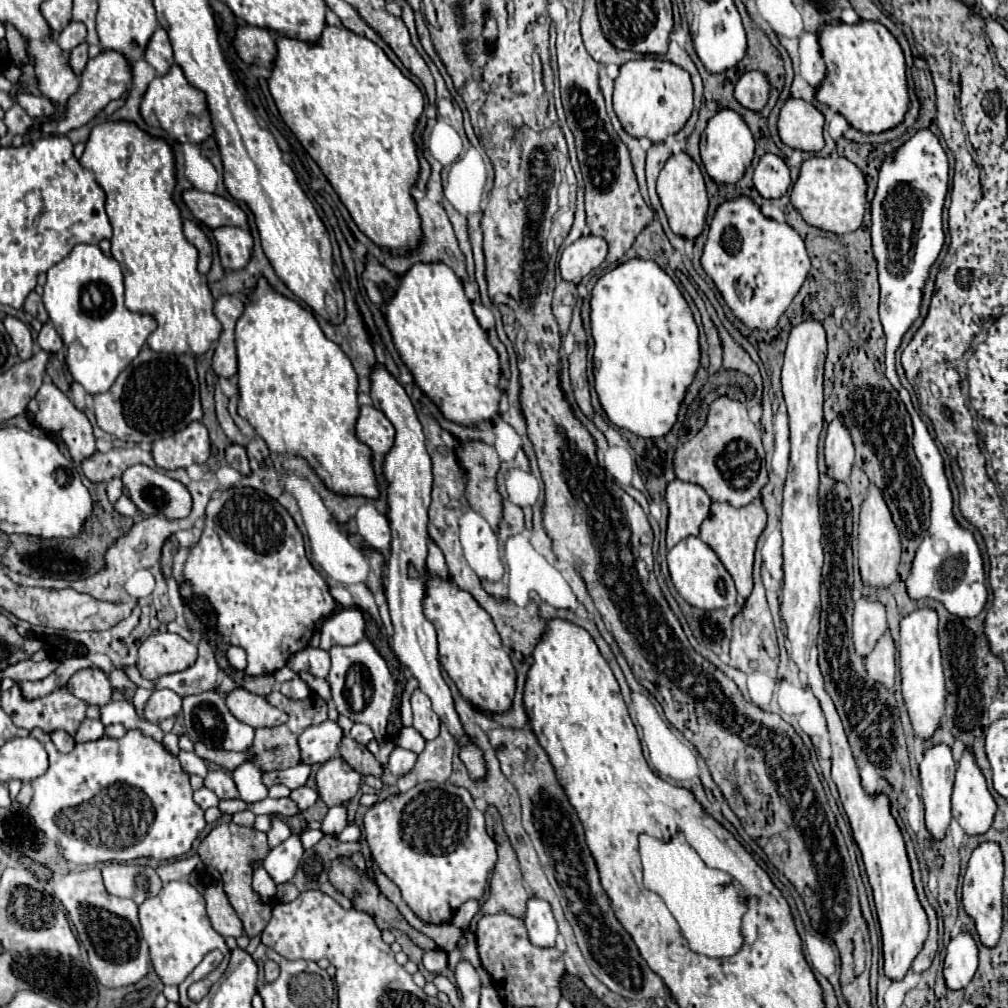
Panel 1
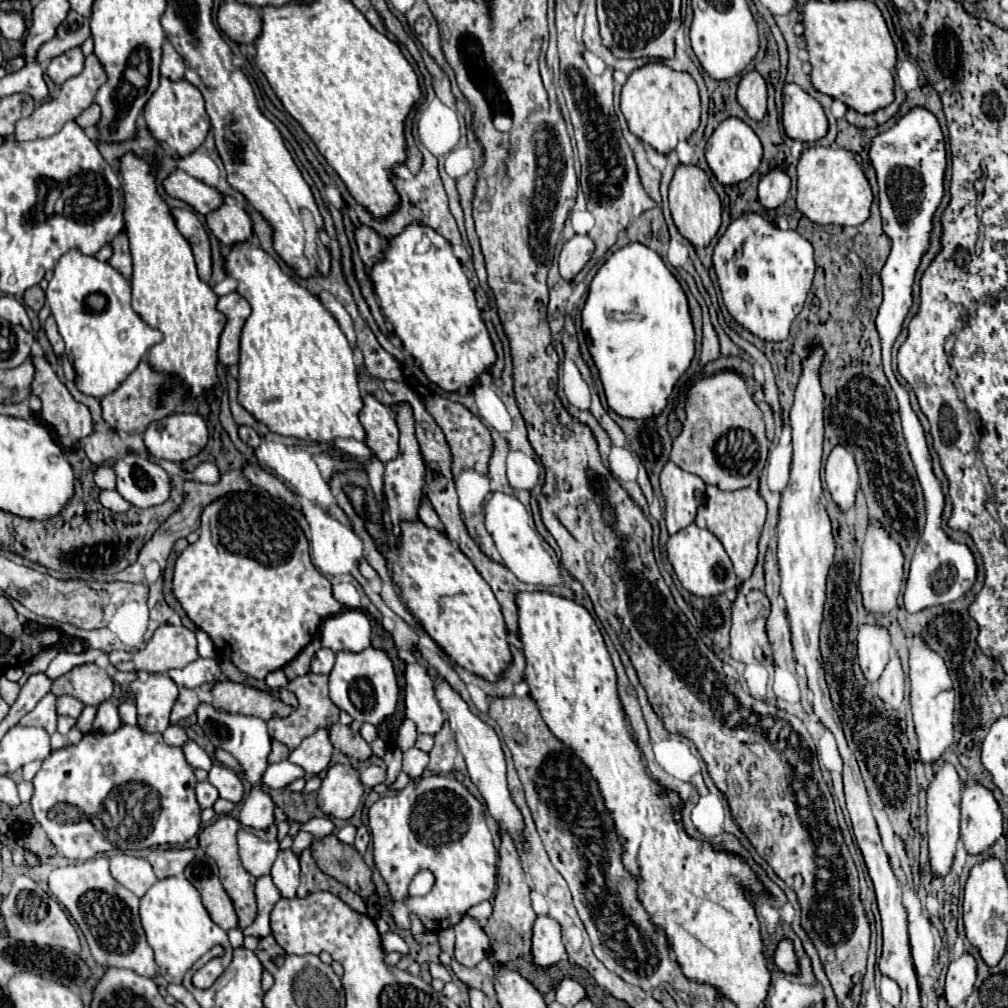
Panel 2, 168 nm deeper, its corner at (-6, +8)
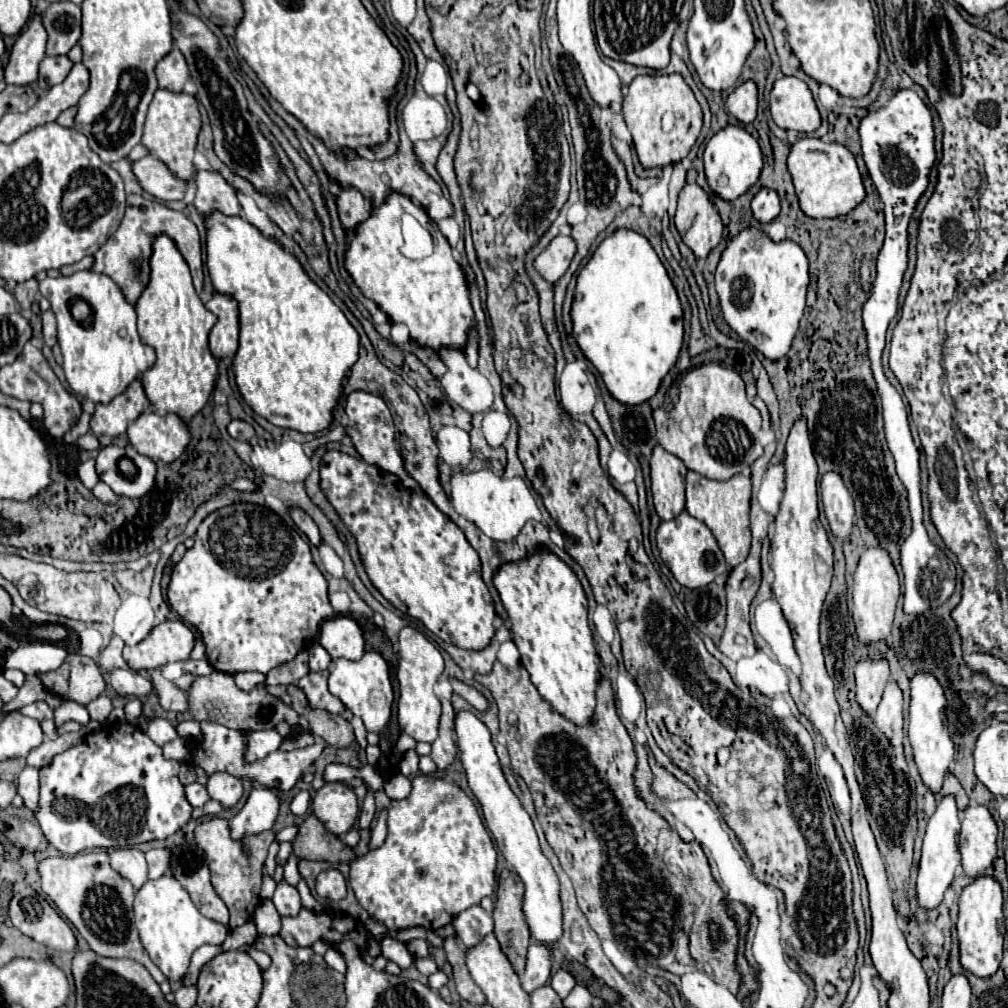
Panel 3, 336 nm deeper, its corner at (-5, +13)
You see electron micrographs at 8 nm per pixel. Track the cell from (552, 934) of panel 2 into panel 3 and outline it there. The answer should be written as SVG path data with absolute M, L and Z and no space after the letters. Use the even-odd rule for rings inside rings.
M532 942L528 948L522 988L526 992L534 992L536 988L544 986L550 980L550 968L552 968L552 948L548 948L548 944Z

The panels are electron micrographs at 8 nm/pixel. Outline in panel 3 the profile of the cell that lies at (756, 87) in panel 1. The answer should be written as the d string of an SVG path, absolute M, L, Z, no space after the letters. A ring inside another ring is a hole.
M746 80L726 100L726 110L742 124L748 124L756 118L758 112L758 86L754 80Z

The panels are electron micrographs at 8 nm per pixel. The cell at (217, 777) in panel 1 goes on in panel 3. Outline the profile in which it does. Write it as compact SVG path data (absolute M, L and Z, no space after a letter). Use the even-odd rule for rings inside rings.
M214 772L210 778L208 778L208 794L210 798L222 802L222 806L234 806L240 798L242 798L242 782L228 774L228 772Z

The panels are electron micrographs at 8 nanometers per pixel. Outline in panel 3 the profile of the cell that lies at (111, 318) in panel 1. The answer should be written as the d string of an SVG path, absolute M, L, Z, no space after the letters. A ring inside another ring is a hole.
M80 270L70 276L44 278L40 282L40 294L50 302L52 312L58 318L58 344L64 354L62 368L76 394L92 402L108 404L154 364L154 348L148 348L138 336L136 310L124 300L124 292L120 292L120 286L112 278L92 270ZM76 300L86 300L90 304L90 322L78 322L74 318L72 304Z

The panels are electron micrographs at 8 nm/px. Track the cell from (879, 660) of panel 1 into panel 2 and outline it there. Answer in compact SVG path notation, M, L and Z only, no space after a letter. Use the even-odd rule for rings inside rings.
M893 655L889 665L885 667L885 673L881 675L881 681L877 681L875 685L877 695L883 703L887 703L891 709L899 709L901 701L903 701L903 669L899 663L899 657Z

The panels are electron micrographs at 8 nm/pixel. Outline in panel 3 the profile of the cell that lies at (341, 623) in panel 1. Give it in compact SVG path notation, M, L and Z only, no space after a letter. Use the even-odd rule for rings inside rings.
M334 616L320 628L320 644L332 658L360 660L364 654L364 634L360 624L350 616Z

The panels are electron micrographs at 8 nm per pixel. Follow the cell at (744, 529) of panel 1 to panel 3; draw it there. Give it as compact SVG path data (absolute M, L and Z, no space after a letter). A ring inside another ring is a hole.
M688 472L688 484L686 484L686 512L694 516L696 520L702 520L712 534L716 536L726 562L734 568L736 564L742 564L748 558L750 552L750 496L752 496L752 484L750 478L736 474L726 482L704 478L696 472Z

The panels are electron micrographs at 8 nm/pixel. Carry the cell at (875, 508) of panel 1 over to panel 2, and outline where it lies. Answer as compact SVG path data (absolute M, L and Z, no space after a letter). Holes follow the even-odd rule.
M869 525L863 553L861 553L861 581L859 591L863 595L863 607L871 615L889 615L897 607L897 597L903 583L903 553L899 545L881 529L881 525Z

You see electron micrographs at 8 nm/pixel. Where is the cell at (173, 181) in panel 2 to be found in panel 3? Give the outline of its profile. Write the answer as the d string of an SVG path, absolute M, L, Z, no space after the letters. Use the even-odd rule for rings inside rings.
M144 156L136 160L134 174L140 180L142 188L162 202L182 200L186 190L190 188L188 180L172 176L172 172L168 172L168 168L164 168L164 162L156 160L156 156Z

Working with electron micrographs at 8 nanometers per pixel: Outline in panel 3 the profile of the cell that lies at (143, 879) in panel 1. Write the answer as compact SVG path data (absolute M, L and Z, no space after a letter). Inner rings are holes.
M116 848L110 854L112 868L126 880L132 882L134 890L140 890L142 884L148 880L148 864L144 852L134 848Z

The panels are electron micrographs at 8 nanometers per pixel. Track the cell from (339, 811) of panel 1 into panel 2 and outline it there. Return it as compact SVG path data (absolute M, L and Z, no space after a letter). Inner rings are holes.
M321 817L321 819L309 819L307 823L301 825L301 831L311 833L313 837L325 837L329 833L335 831L335 825L329 817Z

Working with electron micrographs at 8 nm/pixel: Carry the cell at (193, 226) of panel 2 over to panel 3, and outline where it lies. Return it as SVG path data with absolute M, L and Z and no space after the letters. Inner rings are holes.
M130 194L128 202L126 202L126 214L124 214L116 234L112 238L108 238L108 242L94 254L94 266L92 266L94 272L108 274L122 288L122 292L130 304L136 304L136 300L140 298L142 290L148 284L148 272L150 272L148 258L152 252L150 242L152 242L152 236L160 234L160 232L166 232L176 242L176 246L180 248L182 256L186 258L186 262L190 266L196 292L198 294L202 292L202 282L204 282L202 246L200 246L200 234L198 234L196 224L184 212L170 210L160 202L148 200L138 194Z

